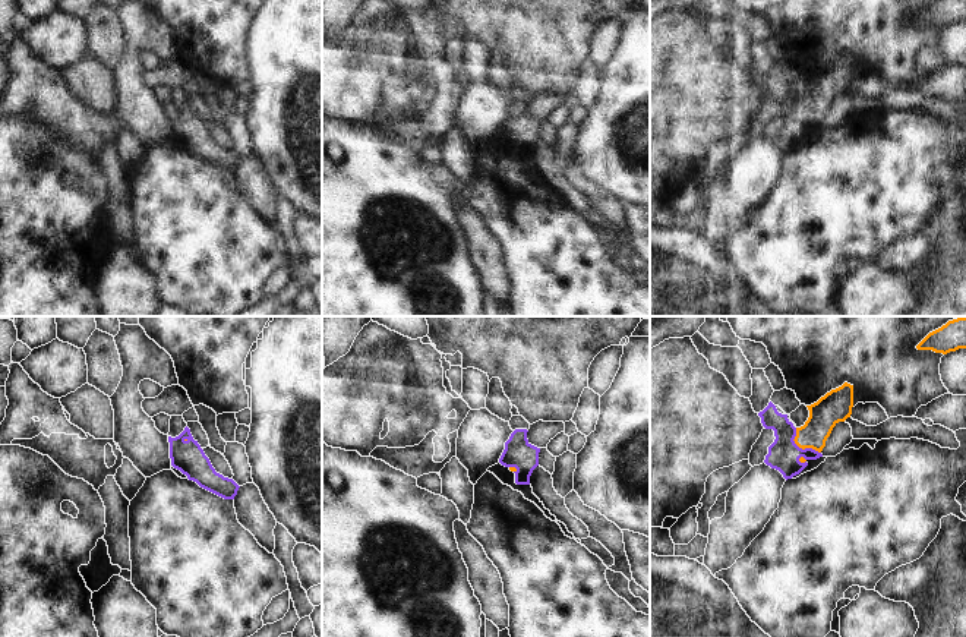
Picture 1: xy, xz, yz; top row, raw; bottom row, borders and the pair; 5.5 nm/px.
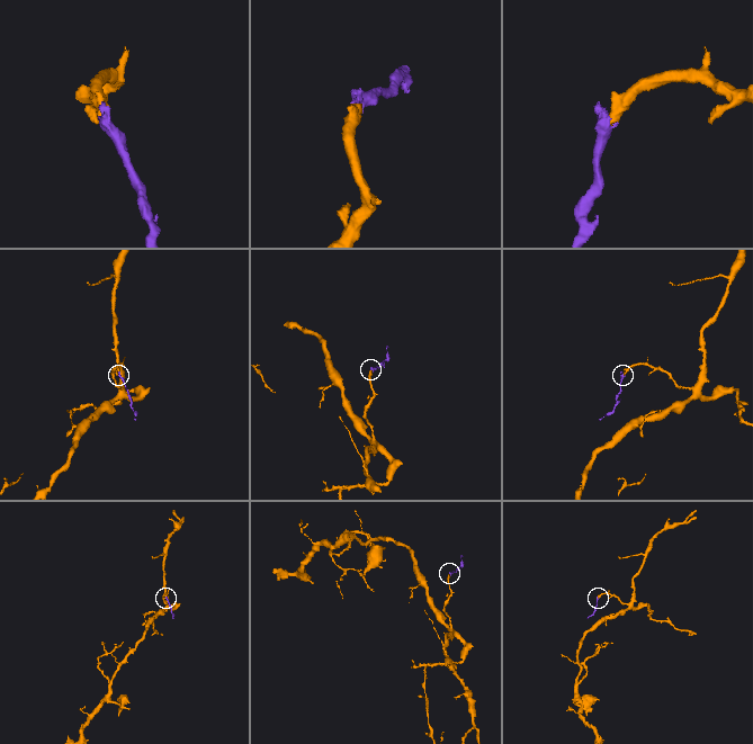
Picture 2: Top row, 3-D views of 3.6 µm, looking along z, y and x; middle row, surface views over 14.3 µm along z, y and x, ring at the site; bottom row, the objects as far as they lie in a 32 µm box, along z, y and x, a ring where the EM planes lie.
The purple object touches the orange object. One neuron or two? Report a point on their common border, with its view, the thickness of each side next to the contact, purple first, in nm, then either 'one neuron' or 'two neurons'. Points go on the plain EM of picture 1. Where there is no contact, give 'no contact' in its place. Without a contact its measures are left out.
yz (801, 120) | 180/160 nm | one neuron

